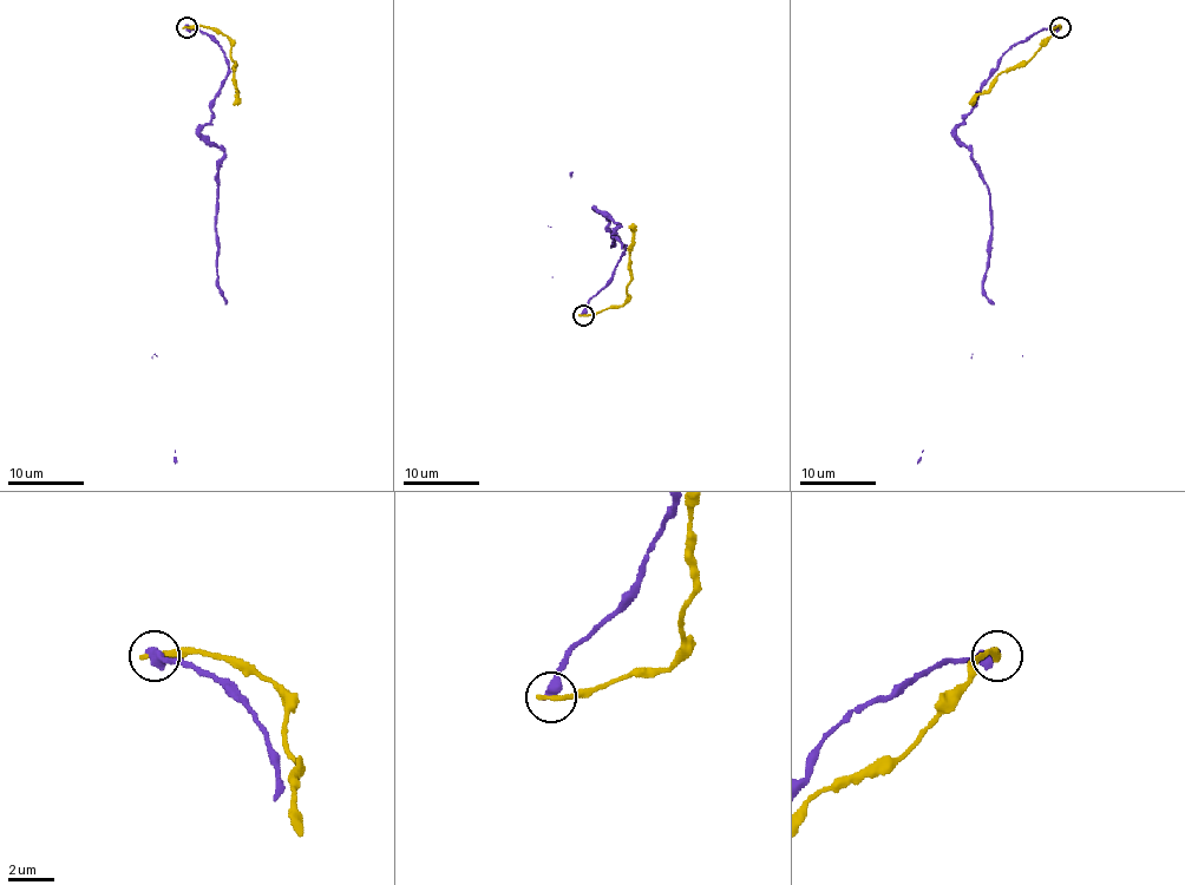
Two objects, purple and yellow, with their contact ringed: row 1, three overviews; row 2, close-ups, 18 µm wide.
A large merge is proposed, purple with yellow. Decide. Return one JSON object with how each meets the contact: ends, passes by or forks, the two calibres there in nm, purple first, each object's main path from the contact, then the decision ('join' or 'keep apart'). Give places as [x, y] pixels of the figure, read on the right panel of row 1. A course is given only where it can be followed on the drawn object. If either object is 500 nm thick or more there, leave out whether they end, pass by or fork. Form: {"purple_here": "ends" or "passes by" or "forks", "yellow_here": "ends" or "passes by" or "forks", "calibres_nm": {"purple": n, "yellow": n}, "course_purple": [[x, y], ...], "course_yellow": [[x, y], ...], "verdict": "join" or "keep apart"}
{"calibres_nm": {"purple": 500, "yellow": 280}, "course_purple": [[1061, 26], [1012, 46], [956, 128], [987, 185], [990, 240], [983, 293], [990, 305], [917, 464]], "course_yellow": [[1061, 27], [1055, 27], [1027, 61], [1002, 71], [989, 89], [968, 104]], "verdict": "keep apart"}

